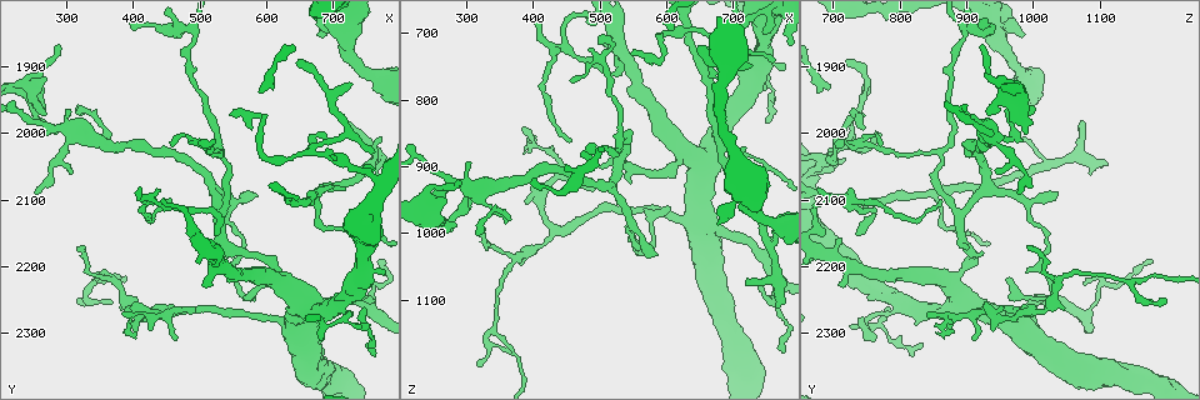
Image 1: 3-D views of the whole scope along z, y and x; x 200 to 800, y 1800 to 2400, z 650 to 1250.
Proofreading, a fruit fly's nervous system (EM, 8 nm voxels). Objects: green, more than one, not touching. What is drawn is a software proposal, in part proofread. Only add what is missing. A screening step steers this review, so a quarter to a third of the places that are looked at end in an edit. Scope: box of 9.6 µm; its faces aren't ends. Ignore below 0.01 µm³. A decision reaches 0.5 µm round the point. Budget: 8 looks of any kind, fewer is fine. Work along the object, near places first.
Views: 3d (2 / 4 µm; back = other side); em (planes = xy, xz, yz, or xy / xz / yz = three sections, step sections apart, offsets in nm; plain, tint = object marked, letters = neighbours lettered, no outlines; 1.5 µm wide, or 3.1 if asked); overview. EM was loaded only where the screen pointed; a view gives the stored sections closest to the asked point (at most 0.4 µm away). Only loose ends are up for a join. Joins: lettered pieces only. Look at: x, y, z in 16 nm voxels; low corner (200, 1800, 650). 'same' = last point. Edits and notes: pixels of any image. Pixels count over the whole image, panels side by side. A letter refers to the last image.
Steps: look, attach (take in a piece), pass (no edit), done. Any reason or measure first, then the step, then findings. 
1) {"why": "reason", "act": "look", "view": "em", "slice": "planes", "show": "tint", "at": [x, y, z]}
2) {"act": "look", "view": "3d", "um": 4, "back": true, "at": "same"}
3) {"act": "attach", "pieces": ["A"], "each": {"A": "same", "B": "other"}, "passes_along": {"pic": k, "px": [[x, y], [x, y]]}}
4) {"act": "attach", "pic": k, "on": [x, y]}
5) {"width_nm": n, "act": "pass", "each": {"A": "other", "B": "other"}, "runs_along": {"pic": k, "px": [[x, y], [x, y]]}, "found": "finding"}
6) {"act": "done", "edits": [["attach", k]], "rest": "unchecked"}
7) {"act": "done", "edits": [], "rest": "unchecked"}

{"why": "an open end", "act": "look", "view": "3d", "um": 2, "at": [285, 2000, 990]}

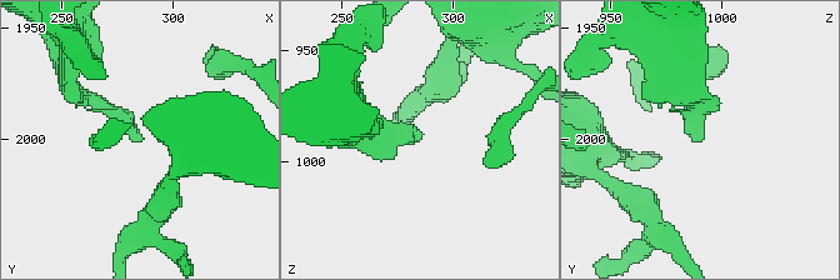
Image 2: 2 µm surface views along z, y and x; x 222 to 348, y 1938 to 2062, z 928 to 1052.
{"act": "look", "view": "em", "slice": "xy", "step": 8, "show": "letters", "at": [284, 1999, 989]}

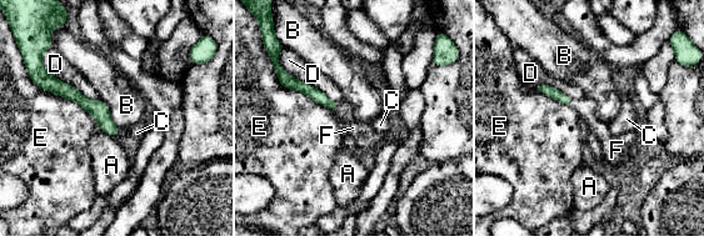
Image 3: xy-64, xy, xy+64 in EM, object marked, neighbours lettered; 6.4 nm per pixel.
{"width_nm": 110, "act": "attach", "pieces": ["F"], "each": {"A": "other", "B": "other", "C": "other", "D": "other", "E": "other", "F": "same"}, "passes_along": {"pic": 3, "px": [[315, 94], [338, 108], [363, 134]]}, "found": "it goes on there"}

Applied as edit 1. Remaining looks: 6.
{"why": "branch stops here", "act": "look", "view": "em", "slice": "planes", "show": "plain", "at": [725, 1980, 1075]}

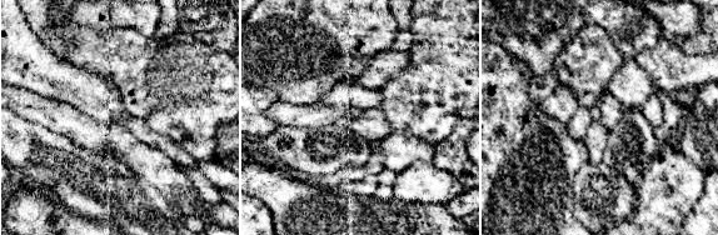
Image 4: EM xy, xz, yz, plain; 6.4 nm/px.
{"why": "see the neighbours", "act": "look", "view": "em", "slice": "planes", "show": "letters", "at": "same"}

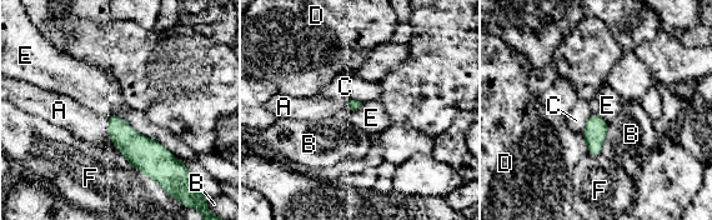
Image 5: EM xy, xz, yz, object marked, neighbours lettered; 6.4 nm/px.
{"act": "attach", "pieces": ["A"], "each": {"A": "same", "B": "other", "C": "other", "D": "other", "E": "other", "F": "other"}, "found": "it goes on there"}

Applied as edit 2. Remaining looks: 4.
{"why": "branch stops here", "act": "look", "view": "3d", "um": 2, "at": [675, 1855, 985]}

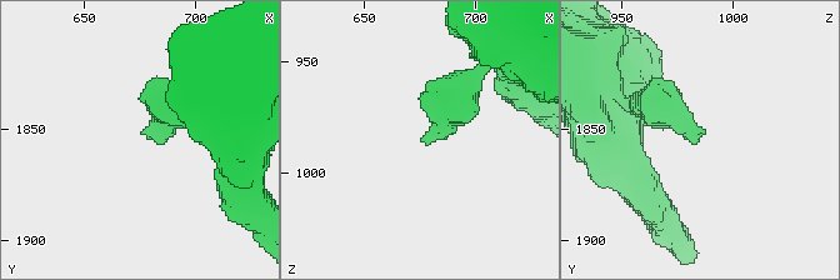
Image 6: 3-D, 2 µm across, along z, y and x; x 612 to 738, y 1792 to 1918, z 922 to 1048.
{"act": "look", "view": "em", "slice": "yz", "step": 8, "show": "letters", "at": [676, 1852, 984]}

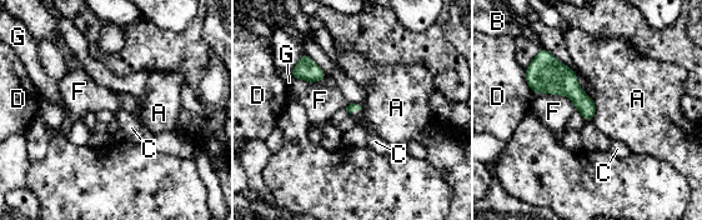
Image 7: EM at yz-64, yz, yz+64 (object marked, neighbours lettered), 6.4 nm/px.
{"act": "attach", "pieces": ["C"], "each": {"A": "other", "B": "other", "C": "same", "D": "other", "F": "other", "G": "other"}, "found": "the neuron continues"}

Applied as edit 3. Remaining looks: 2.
{"act": "done", "edits": [["attach", 3], ["attach", 5], ["attach", 7]], "rest": "unchecked"}

